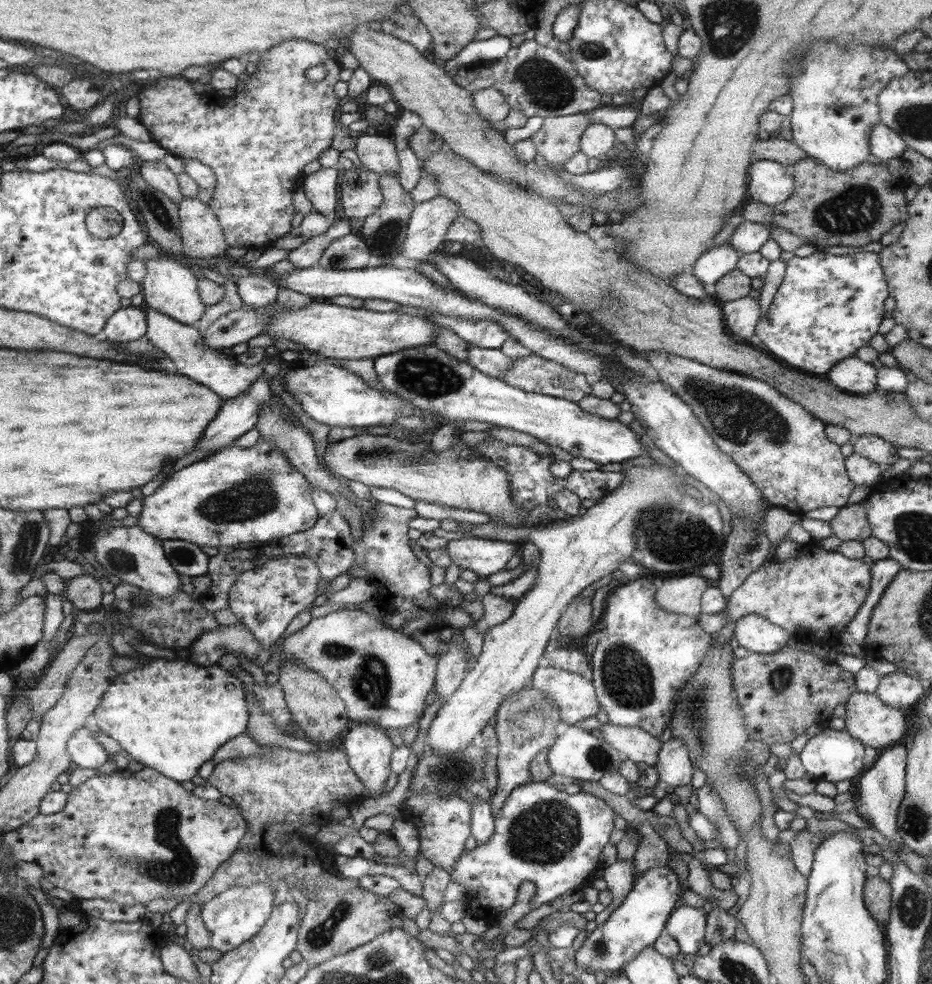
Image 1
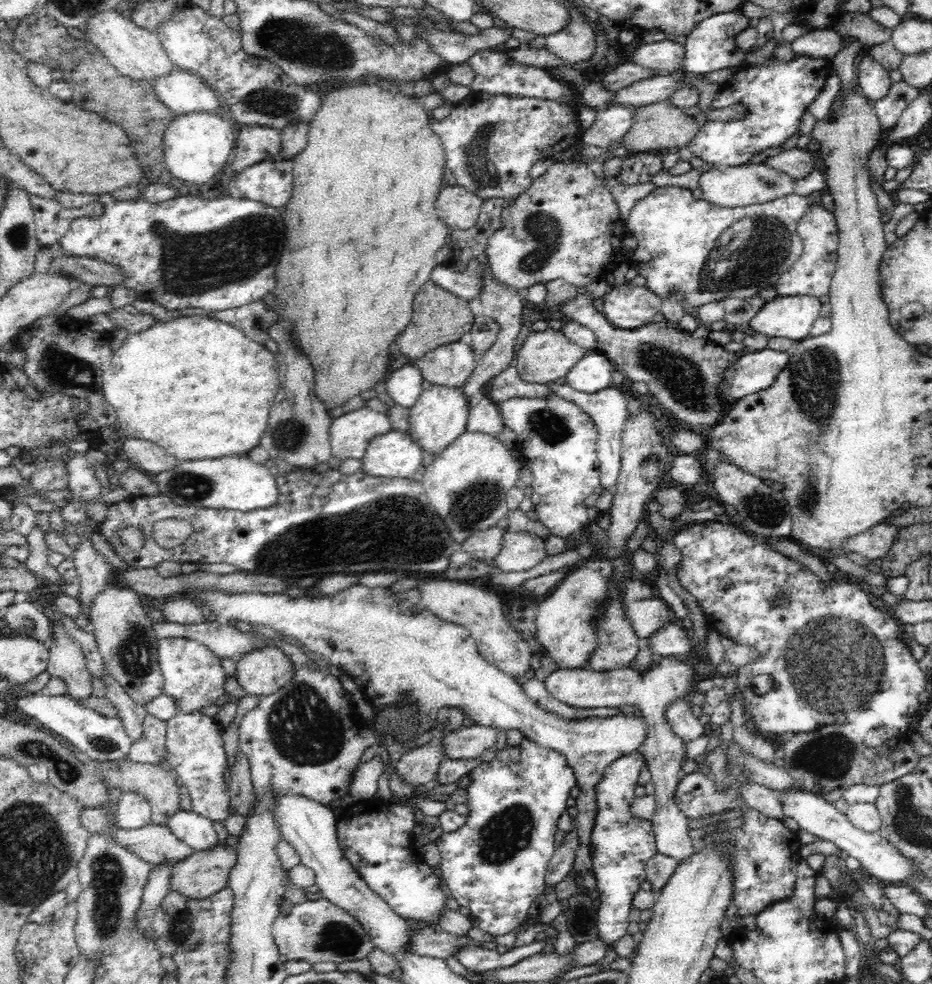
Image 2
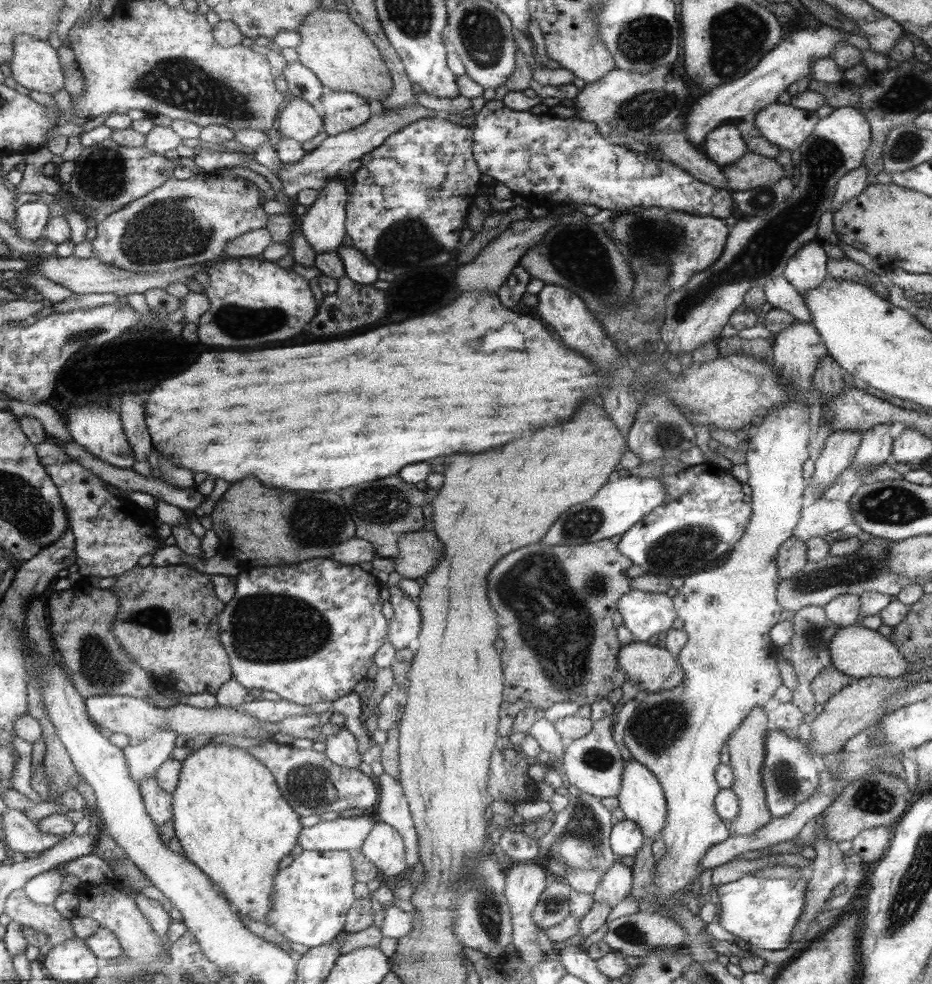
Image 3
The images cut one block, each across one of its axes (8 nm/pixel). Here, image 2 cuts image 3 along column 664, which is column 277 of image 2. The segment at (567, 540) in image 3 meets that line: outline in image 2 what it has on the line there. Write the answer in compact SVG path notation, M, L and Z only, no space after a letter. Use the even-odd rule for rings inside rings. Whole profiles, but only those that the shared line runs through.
M246 456L182 461L176 468L160 472L152 478L158 486L158 493L180 506L250 512L276 506L280 498L272 471Z

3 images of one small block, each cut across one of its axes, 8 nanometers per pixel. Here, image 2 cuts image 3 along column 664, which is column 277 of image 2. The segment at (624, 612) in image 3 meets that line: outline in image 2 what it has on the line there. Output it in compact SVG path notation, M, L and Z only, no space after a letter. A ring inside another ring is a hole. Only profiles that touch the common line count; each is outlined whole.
M360 583L352 584L349 588L342 590L341 592L334 593L332 597L311 597L311 598L290 598L290 596L286 596L286 594L226 594L222 592L190 592L190 594L186 594L190 601L200 607L202 613L206 614L216 614L216 616L220 616L220 618L226 618L226 620L244 620L244 622L252 622L252 626L255 624L266 624L266 626L272 626L273 630L275 630L275 634L278 635L280 632L286 636L290 636L290 638L296 638L300 640L301 643L305 644L309 650L323 656L327 662L330 664L334 664L337 667L340 667L340 670L344 672L345 676L348 678L352 678L358 684L358 688L363 692L366 700L374 707L380 707L383 709L384 707L388 707L391 709L392 707L399 707L400 703L404 703L406 706L406 710L412 711L412 716L409 718L413 720L412 724L408 726L409 730L413 733L413 739L419 738L422 736L424 732L426 732L430 727L432 727L437 718L437 714L439 710L444 707L456 707L463 712L463 716L466 718L470 718L470 720L474 720L474 723L481 724L484 726L494 727L499 730L520 730L524 737L528 738L528 740L535 741L536 744L544 746L544 748L552 748L555 749L556 752L563 753L567 763L571 765L573 772L575 773L576 784L580 788L579 795L576 798L575 806L578 809L578 816L576 816L575 826L576 830L578 830L578 841L580 841L580 846L578 846L578 850L576 850L576 858L574 861L574 866L570 874L567 877L564 877L564 880L561 880L556 886L554 886L554 896L550 895L550 898L553 898L555 901L564 902L568 896L572 896L578 892L580 884L575 883L575 877L580 877L580 875L584 872L588 872L589 869L592 868L592 861L591 861L591 849L589 848L590 844L590 837L595 827L595 818L596 818L596 793L595 788L602 775L604 774L605 768L615 760L626 756L627 754L636 752L640 750L640 747L646 739L648 738L647 732L647 721L643 719L643 716L636 717L635 715L625 715L623 713L618 714L618 716L610 716L610 717L588 717L588 718L581 718L580 720L570 720L568 718L558 717L558 715L554 715L552 712L548 712L544 710L544 708L540 707L540 705L534 703L534 701L530 700L530 697L524 692L524 689L516 682L514 677L511 677L509 674L502 672L499 668L496 668L496 665L490 664L478 651L478 647L476 646L476 641L472 638L472 635L468 630L466 630L463 626L459 624L449 623L445 620L440 620L440 617L436 616L433 612L428 611L427 609L424 610L414 610L414 606L422 600L422 594L419 588L414 588L412 590L407 590L404 593L402 592L392 592L387 588L368 588L368 586L364 586Z

